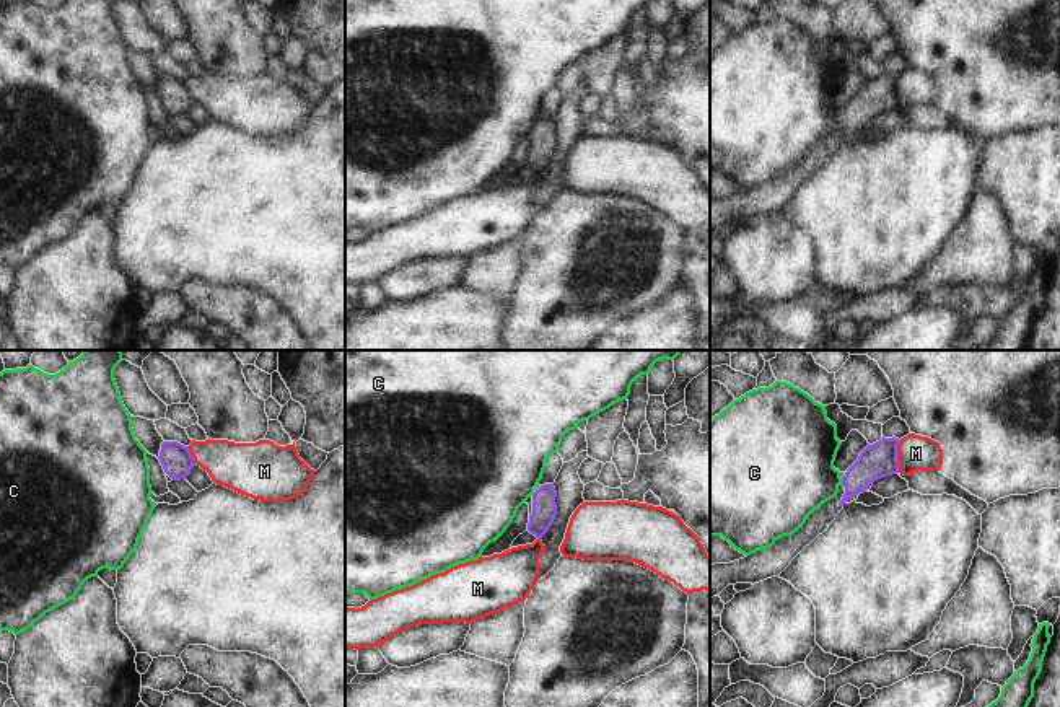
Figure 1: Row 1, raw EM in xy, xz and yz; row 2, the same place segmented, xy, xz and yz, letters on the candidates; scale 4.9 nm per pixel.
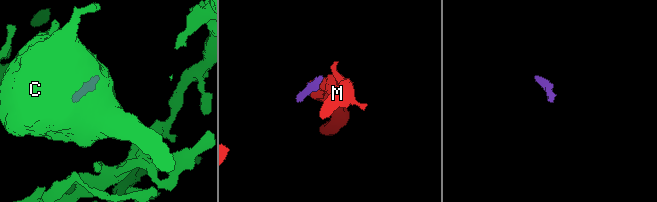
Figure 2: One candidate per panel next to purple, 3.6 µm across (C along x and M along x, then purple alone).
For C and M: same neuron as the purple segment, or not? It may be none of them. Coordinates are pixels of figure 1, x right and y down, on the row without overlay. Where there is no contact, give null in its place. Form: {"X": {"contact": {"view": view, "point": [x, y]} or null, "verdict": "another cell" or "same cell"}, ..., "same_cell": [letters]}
{"C": {"contact": {"view": "yz", "point": [842, 116]}, "verdict": "another cell"}, "M": {"contact": {"view": "yz", "point": [896, 92]}, "verdict": "another cell"}, "same_cell": []}

